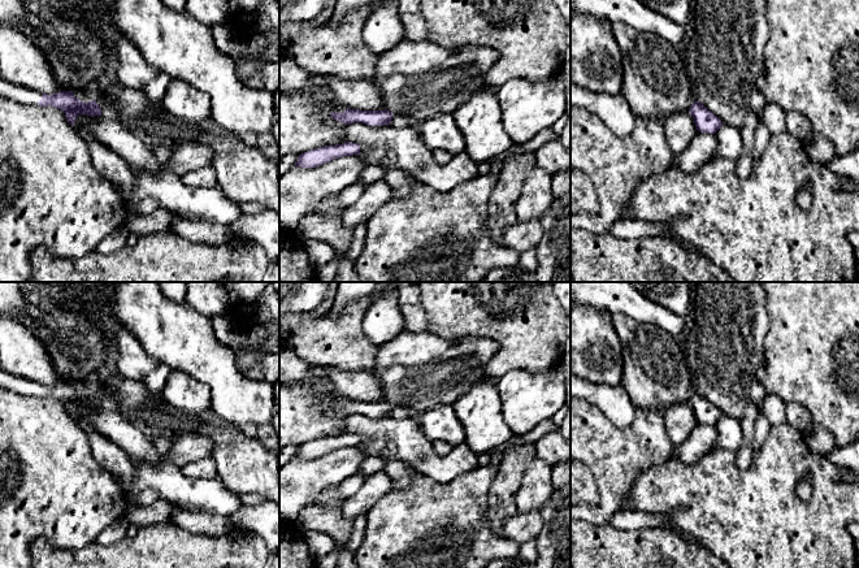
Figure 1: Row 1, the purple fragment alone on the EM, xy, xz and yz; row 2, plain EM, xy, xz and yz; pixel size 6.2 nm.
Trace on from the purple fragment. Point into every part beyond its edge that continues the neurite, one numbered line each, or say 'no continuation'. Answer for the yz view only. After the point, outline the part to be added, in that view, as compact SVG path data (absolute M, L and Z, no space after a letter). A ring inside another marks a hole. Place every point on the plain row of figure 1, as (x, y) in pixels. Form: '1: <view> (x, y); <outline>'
no continuation

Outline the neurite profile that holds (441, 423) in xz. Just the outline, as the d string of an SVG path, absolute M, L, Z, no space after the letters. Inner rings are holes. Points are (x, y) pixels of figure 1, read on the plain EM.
M439 404L422 412L418 424L424 434L431 441L446 441L452 446L464 442L465 433L454 409L454 404Z

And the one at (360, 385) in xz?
M335 367L322 368L335 390L346 399L377 402L383 398L381 382L372 372L364 369L343 370Z

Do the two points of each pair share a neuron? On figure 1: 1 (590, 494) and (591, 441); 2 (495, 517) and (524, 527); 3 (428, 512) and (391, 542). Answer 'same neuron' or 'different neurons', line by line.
1: different neurons
2: different neurons
3: same neuron

